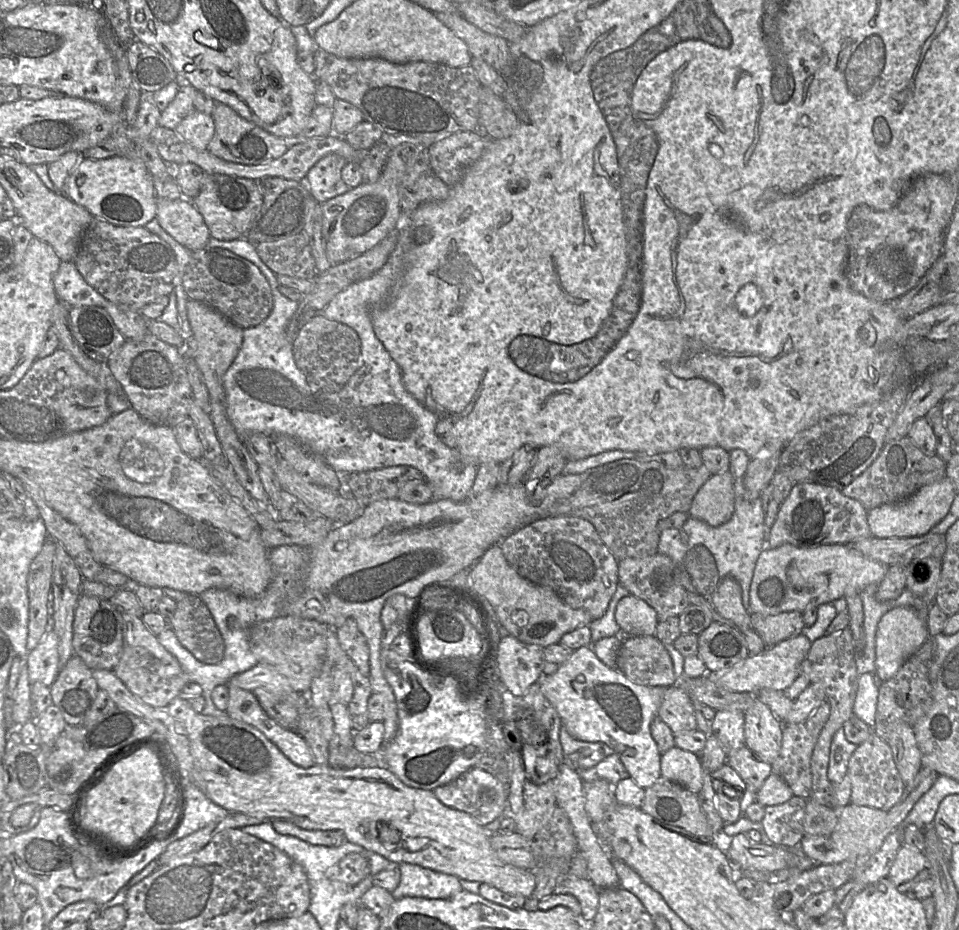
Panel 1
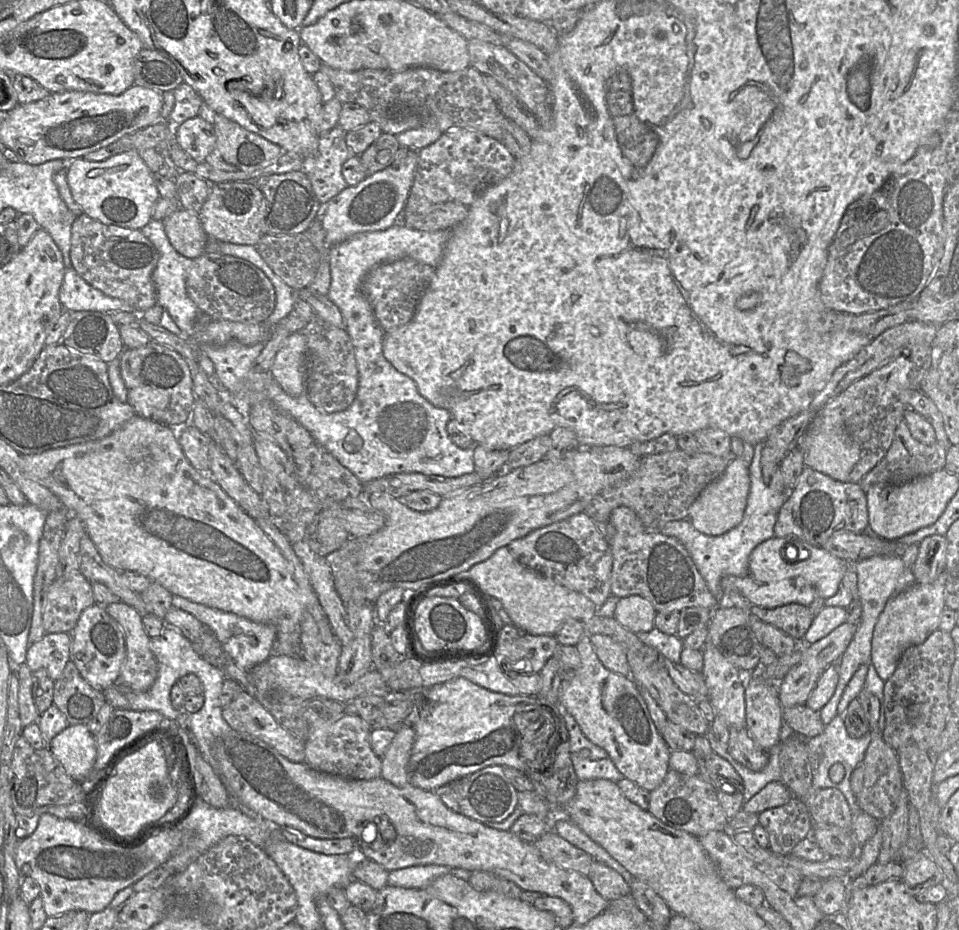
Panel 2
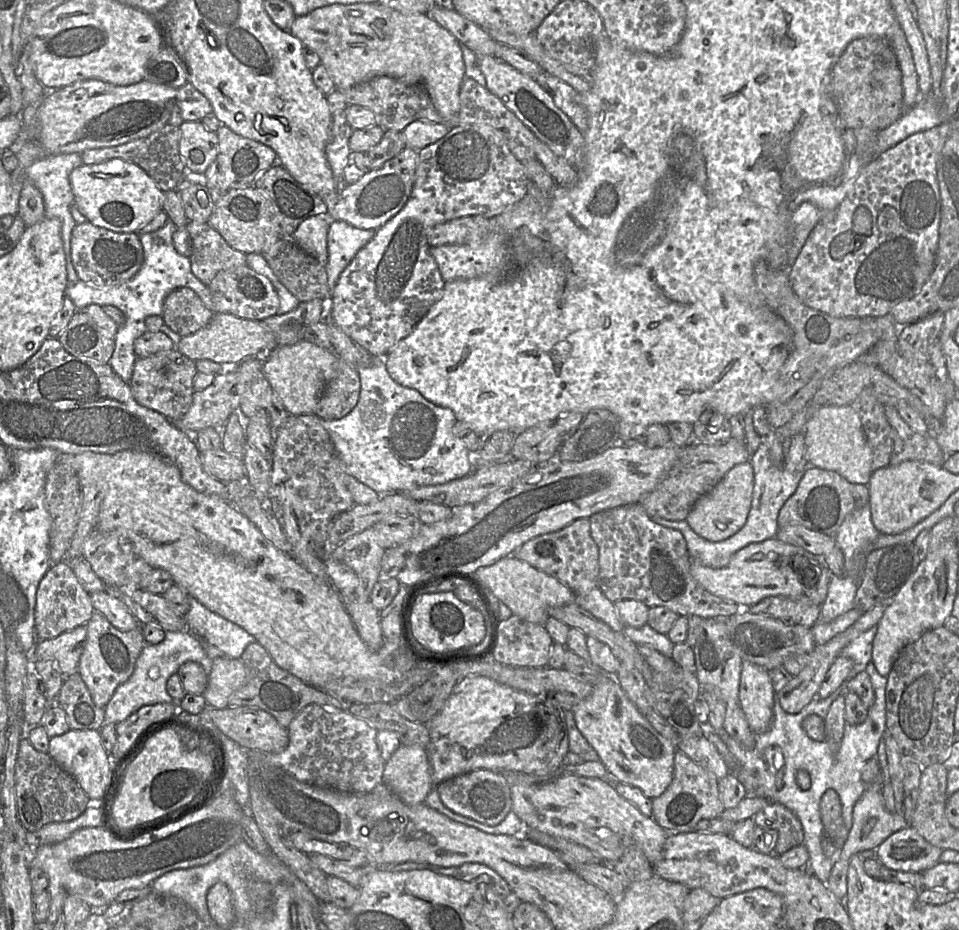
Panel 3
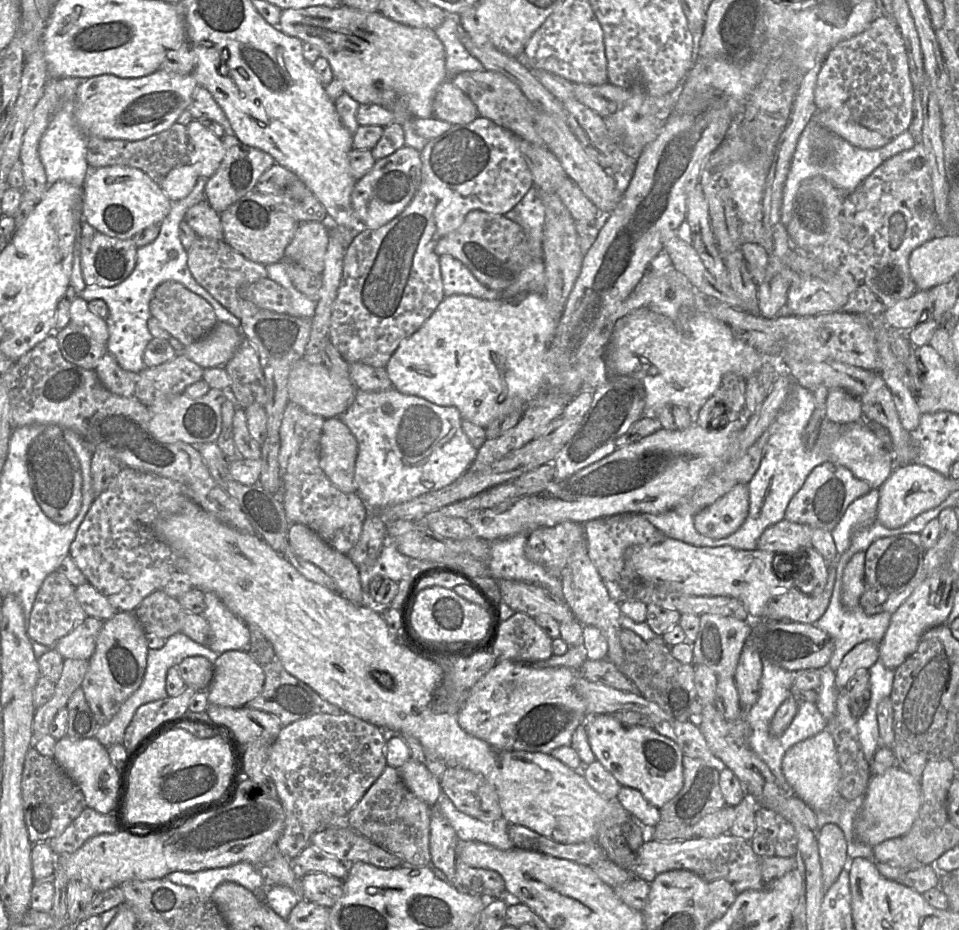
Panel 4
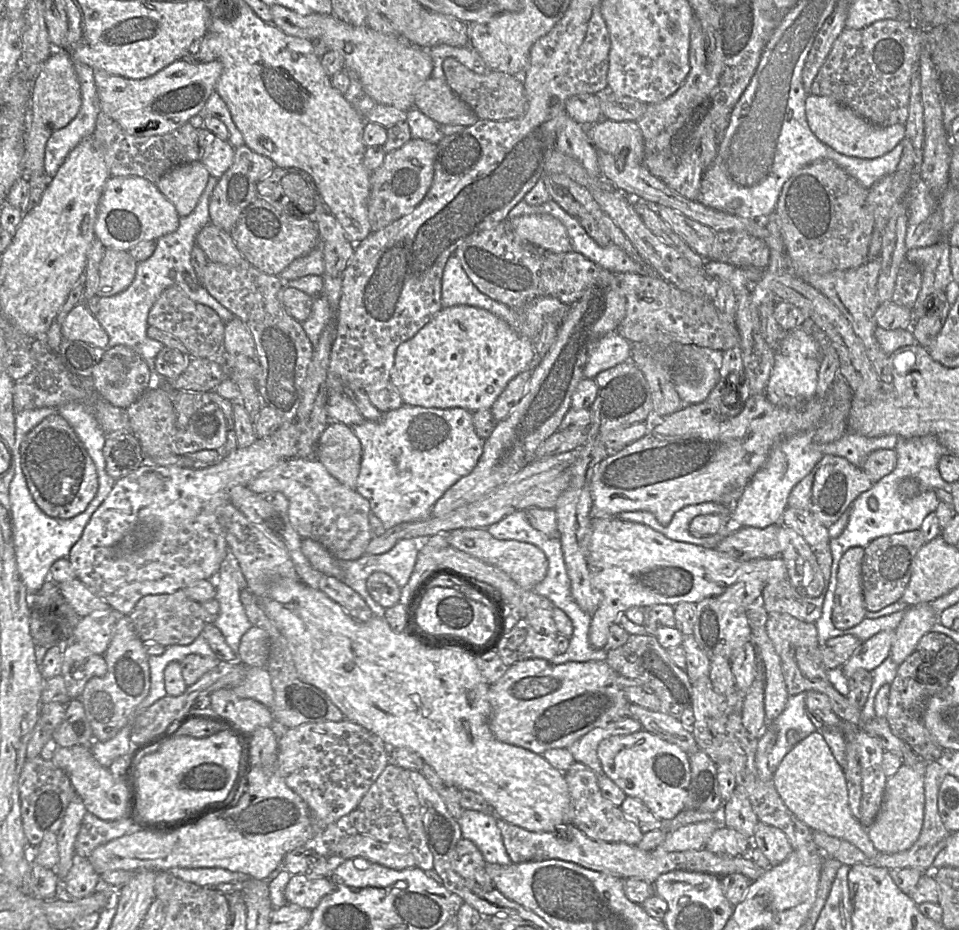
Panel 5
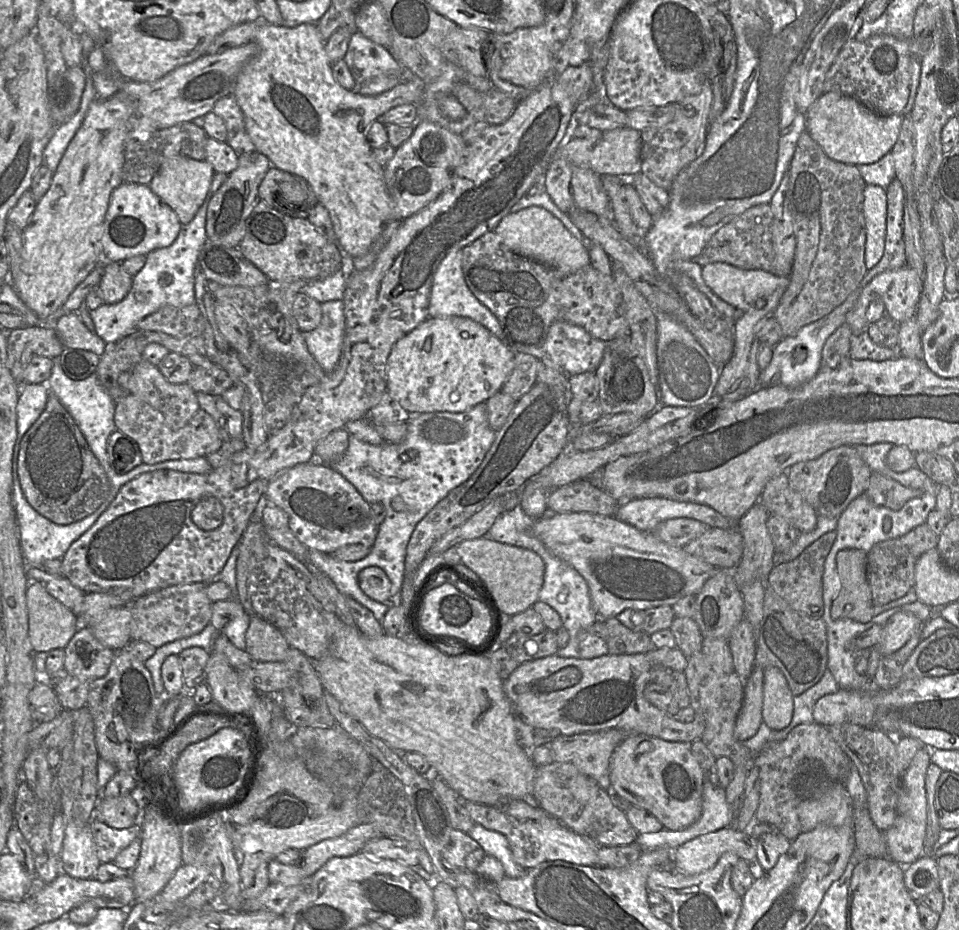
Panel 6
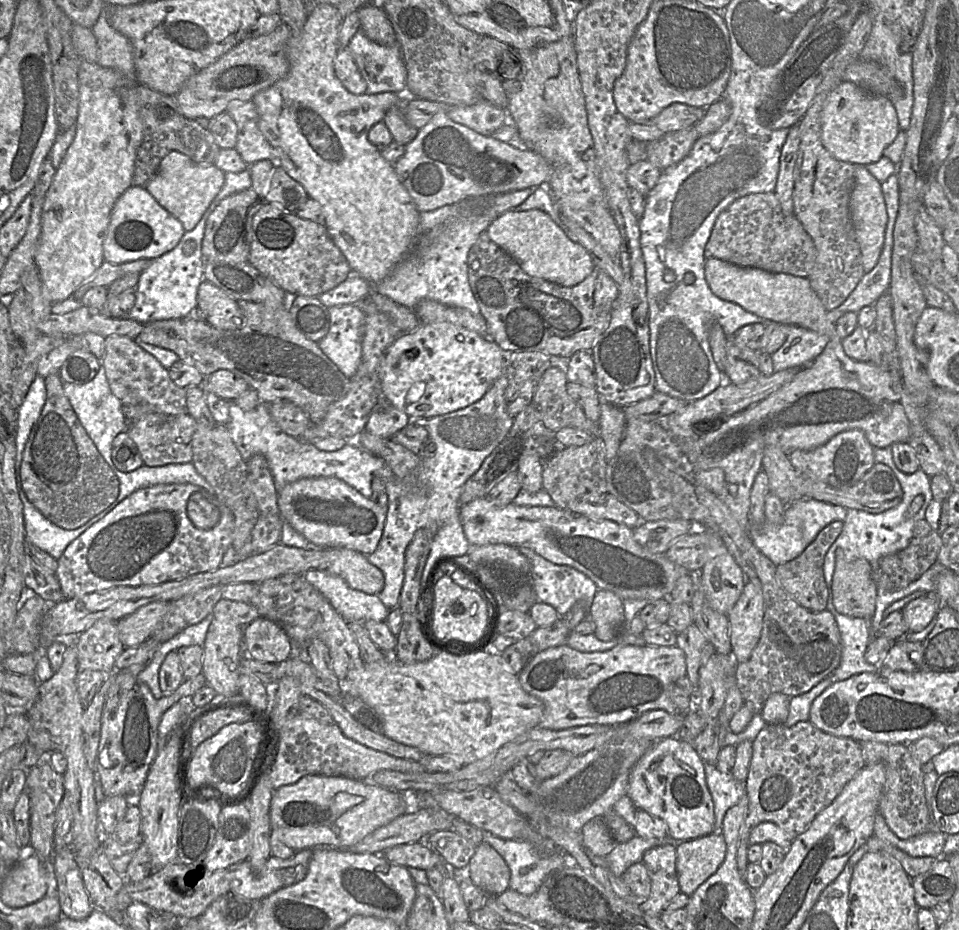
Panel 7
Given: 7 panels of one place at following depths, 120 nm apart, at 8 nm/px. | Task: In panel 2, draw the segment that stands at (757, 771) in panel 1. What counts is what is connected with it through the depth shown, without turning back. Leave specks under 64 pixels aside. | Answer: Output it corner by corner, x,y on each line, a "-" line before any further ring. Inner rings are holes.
731,728
728,740
731,757
752,771
761,771
768,764
768,755
752,740
746,728

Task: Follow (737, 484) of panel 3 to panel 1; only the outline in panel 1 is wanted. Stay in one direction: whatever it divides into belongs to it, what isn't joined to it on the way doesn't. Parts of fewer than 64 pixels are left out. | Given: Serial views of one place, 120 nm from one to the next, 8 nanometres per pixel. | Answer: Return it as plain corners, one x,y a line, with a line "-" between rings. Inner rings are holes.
730,470
712,475
695,495
689,516
714,527
730,520
735,510
734,481

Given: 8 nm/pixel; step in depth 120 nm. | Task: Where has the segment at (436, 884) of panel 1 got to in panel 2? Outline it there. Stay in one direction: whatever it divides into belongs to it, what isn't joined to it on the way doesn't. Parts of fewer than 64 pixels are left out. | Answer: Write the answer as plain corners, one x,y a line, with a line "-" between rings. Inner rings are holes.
418,865
392,870
388,874
387,885
403,888
422,888
436,878
449,874
449,867
443,865

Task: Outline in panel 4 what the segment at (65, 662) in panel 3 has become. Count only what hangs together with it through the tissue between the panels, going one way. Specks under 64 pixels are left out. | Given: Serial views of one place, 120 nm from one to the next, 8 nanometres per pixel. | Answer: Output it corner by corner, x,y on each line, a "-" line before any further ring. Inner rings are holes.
88,616
53,646
64,659
89,660
95,651
96,639
103,620

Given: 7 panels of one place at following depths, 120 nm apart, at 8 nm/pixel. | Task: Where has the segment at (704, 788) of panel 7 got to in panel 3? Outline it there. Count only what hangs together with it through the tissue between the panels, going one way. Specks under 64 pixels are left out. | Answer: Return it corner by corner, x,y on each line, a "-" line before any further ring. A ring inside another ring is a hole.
601,671
592,693
571,709
578,729
599,755
615,782
637,787
653,799
660,796
673,779
677,747
646,720
621,688
617,674

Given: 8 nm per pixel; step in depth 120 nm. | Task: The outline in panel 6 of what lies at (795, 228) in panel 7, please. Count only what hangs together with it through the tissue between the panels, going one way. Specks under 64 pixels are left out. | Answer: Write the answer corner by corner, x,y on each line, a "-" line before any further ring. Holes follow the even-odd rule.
769,204
750,207
745,212
722,226
710,239
698,256
698,263
723,262
741,269
759,269
773,274
775,252
773,248
771,226
773,214

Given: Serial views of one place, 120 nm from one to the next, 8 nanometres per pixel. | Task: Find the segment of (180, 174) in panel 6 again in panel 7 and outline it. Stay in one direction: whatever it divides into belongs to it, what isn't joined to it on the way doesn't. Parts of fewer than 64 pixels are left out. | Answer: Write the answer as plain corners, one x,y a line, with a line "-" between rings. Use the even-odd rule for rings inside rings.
169,152
156,174
144,186
157,202
176,217
185,231
190,231
208,209
224,184
224,172
212,164
199,164
178,152

